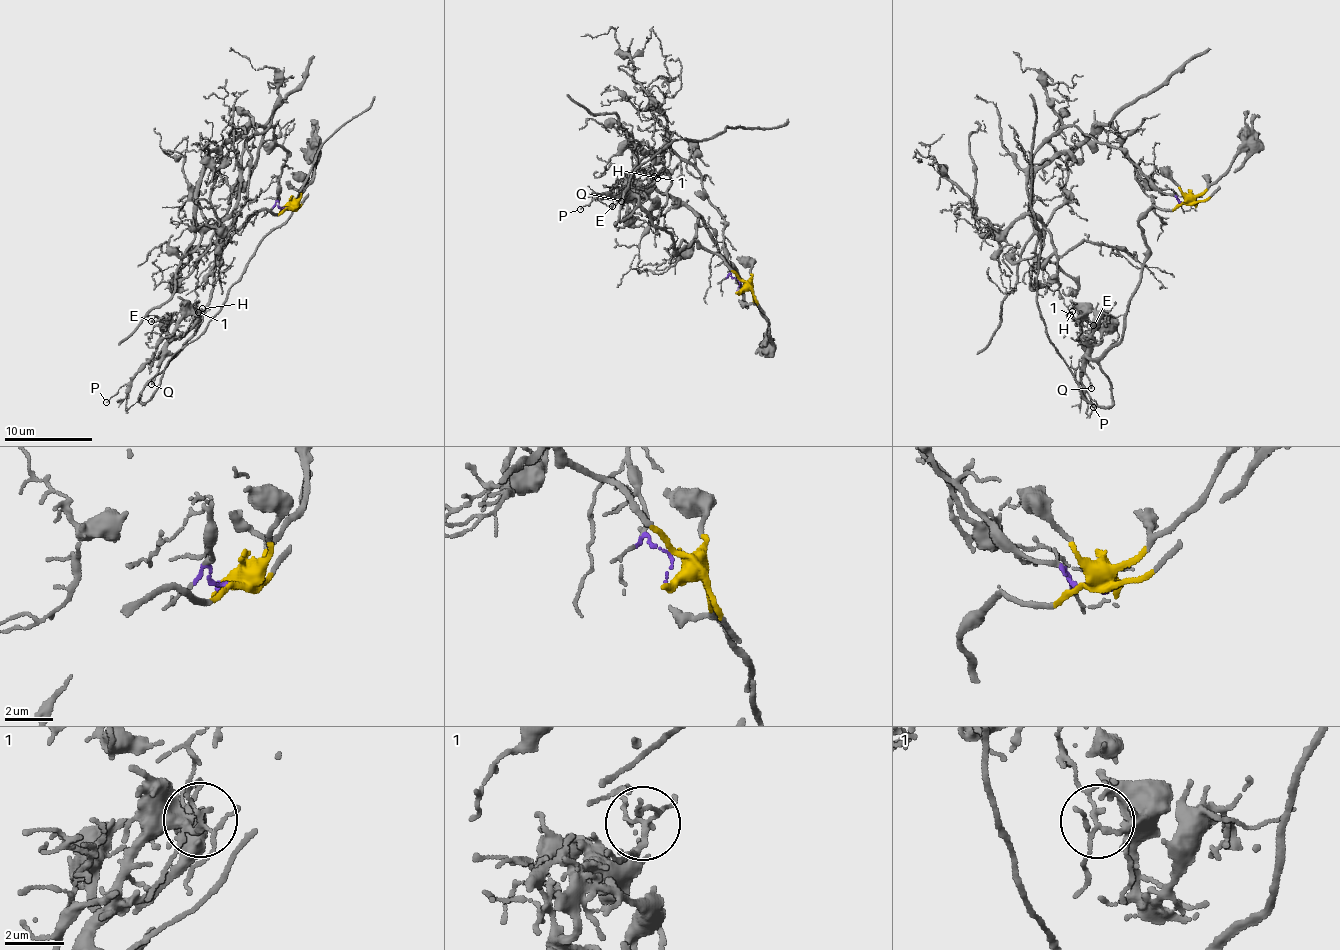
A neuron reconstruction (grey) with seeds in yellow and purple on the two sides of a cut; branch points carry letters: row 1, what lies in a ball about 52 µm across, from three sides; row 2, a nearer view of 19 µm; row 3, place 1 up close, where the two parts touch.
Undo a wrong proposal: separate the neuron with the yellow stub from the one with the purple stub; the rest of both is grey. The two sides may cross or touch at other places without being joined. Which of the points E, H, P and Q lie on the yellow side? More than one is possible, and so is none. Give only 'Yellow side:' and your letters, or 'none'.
Yellow side: E, H, P, Q

